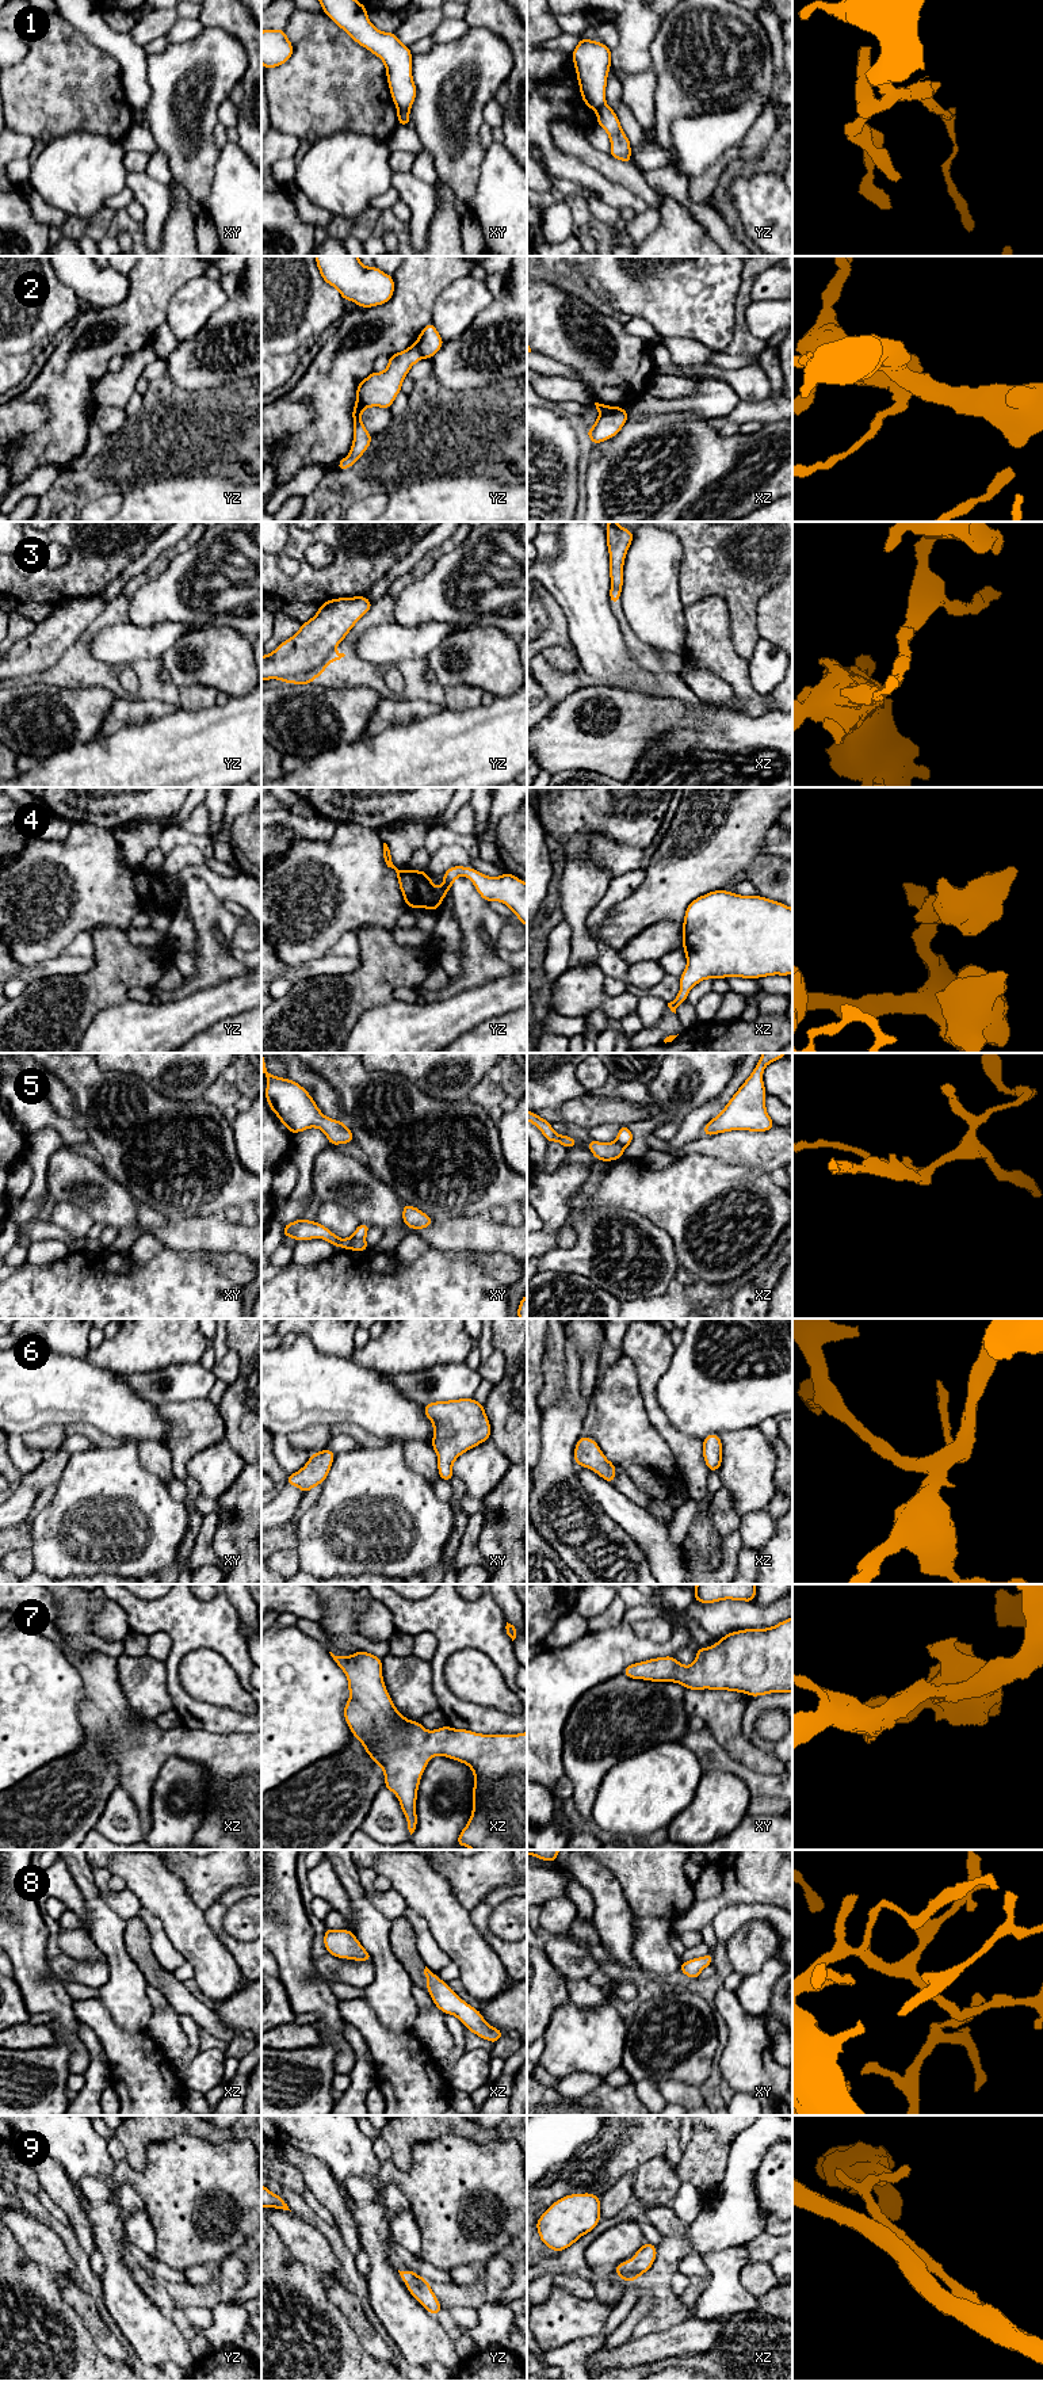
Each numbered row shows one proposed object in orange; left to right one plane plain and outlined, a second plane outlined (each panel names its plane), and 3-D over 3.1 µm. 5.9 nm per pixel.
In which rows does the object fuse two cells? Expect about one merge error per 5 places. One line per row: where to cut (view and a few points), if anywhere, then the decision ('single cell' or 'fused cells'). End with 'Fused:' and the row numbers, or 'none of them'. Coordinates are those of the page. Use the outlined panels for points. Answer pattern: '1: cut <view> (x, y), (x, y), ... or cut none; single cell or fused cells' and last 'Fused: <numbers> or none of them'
1: cut xy (397, 107), (408, 111); fused cells
2: cut xz (625, 408), (600, 415); fused cells
3: cut none; single cell
4: cut none; single cell
5: cut xy (351, 1237), (348, 1248); fused cells
6: cut none; single cell
7: cut none; single cell
8: cut none; single cell
9: cut none; single cell
Fused: 1, 2, 5

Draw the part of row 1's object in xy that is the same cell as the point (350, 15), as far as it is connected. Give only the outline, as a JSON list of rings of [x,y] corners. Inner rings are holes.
[[[318,0],[324,14],[343,28],[356,43],[378,56],[386,66],[386,77],[397,108],[409,111],[416,99],[416,85],[412,77],[412,57],[409,46],[402,45],[396,33],[383,33],[372,26],[367,16],[367,8],[358,0]]]

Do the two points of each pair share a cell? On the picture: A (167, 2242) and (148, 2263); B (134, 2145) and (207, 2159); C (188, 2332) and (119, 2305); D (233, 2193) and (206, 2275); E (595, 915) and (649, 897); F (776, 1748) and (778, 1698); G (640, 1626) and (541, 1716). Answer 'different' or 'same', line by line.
A: different
B: different
C: different
D: different
E: different
F: same
G: different

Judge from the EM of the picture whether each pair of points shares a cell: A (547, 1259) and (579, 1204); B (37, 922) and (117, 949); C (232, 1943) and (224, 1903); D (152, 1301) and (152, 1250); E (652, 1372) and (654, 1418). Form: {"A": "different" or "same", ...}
{"A": "same", "B": "different", "C": "same", "D": "different", "E": "same"}

